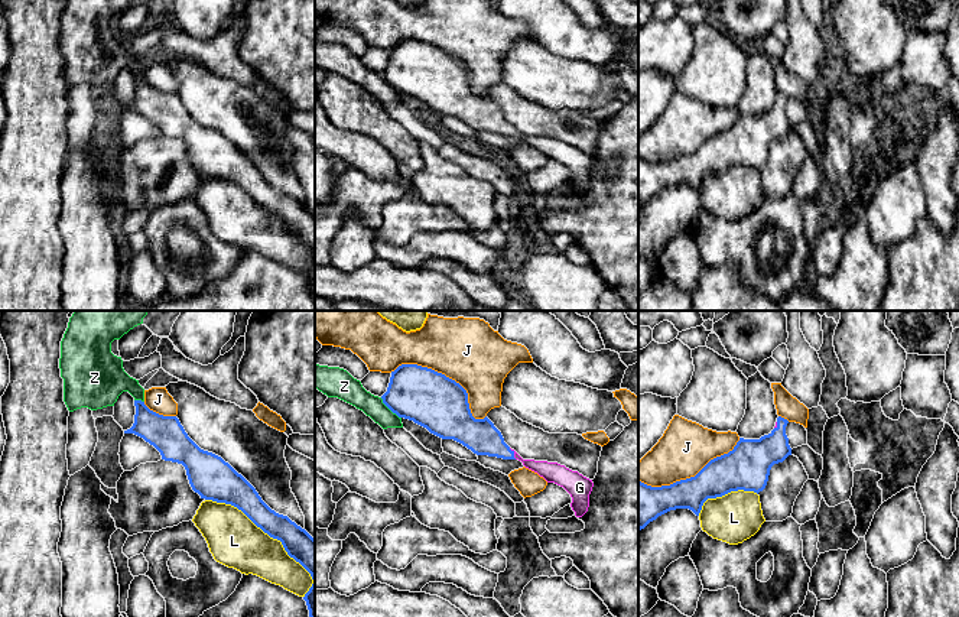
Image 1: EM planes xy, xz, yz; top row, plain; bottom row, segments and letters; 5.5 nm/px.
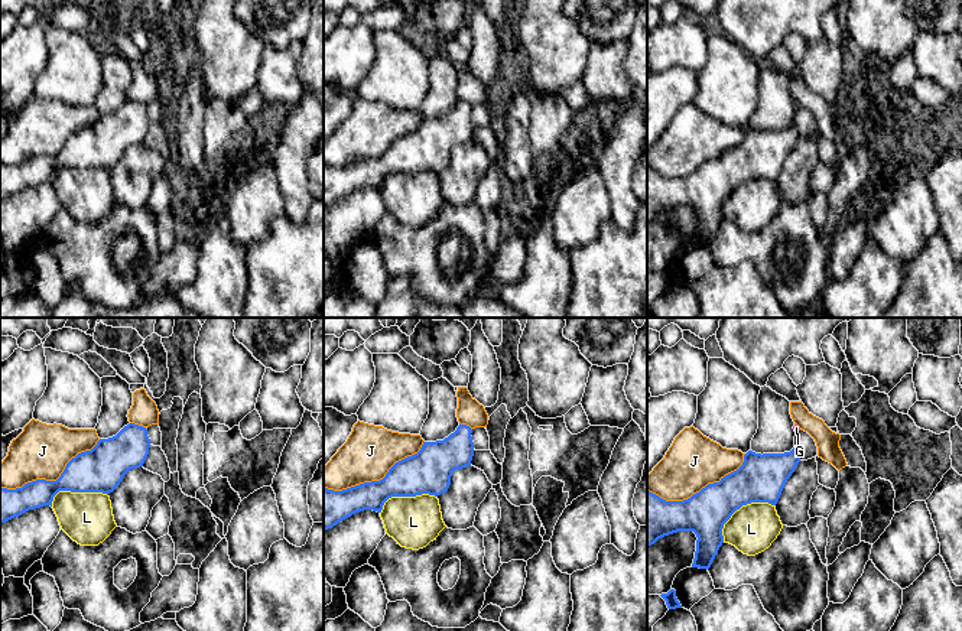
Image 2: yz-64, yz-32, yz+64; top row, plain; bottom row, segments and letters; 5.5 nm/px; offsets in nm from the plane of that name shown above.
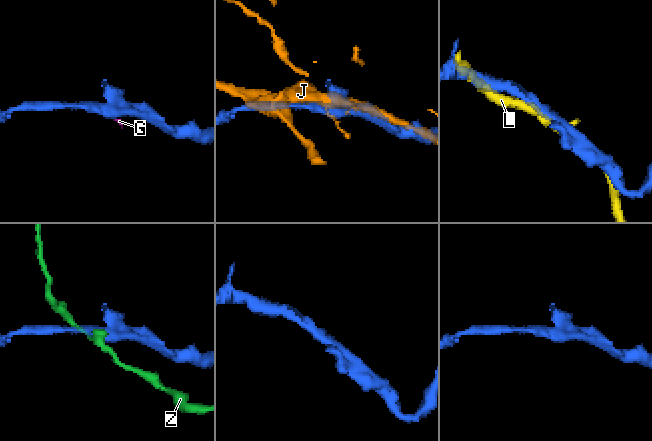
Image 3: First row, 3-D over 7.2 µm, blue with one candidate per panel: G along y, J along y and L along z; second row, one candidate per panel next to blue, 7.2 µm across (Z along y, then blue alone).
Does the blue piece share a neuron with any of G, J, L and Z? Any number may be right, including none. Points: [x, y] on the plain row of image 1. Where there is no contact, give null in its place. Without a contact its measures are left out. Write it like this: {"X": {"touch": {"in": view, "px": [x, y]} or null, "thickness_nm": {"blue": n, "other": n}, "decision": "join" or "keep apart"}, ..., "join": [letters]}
{"G": {"touch": {"in": "xz", "px": [513, 130]}, "thickness_nm": {"blue": 190, "other": 110}, "decision": "join"}, "J": {"touch": {"in": "xz", "px": [445, 52]}, "thickness_nm": {"blue": 320, "other": 360}, "decision": "keep apart"}, "L": {"touch": {"in": "xy", "px": [270, 213]}, "thickness_nm": {"blue": 170, "other": 300}, "decision": "keep apart"}, "Z": {"touch": {"in": "xz", "px": [390, 85]}, "thickness_nm": {"blue": 320, "other": 140}, "decision": "keep apart"}, "join": ["G"]}

